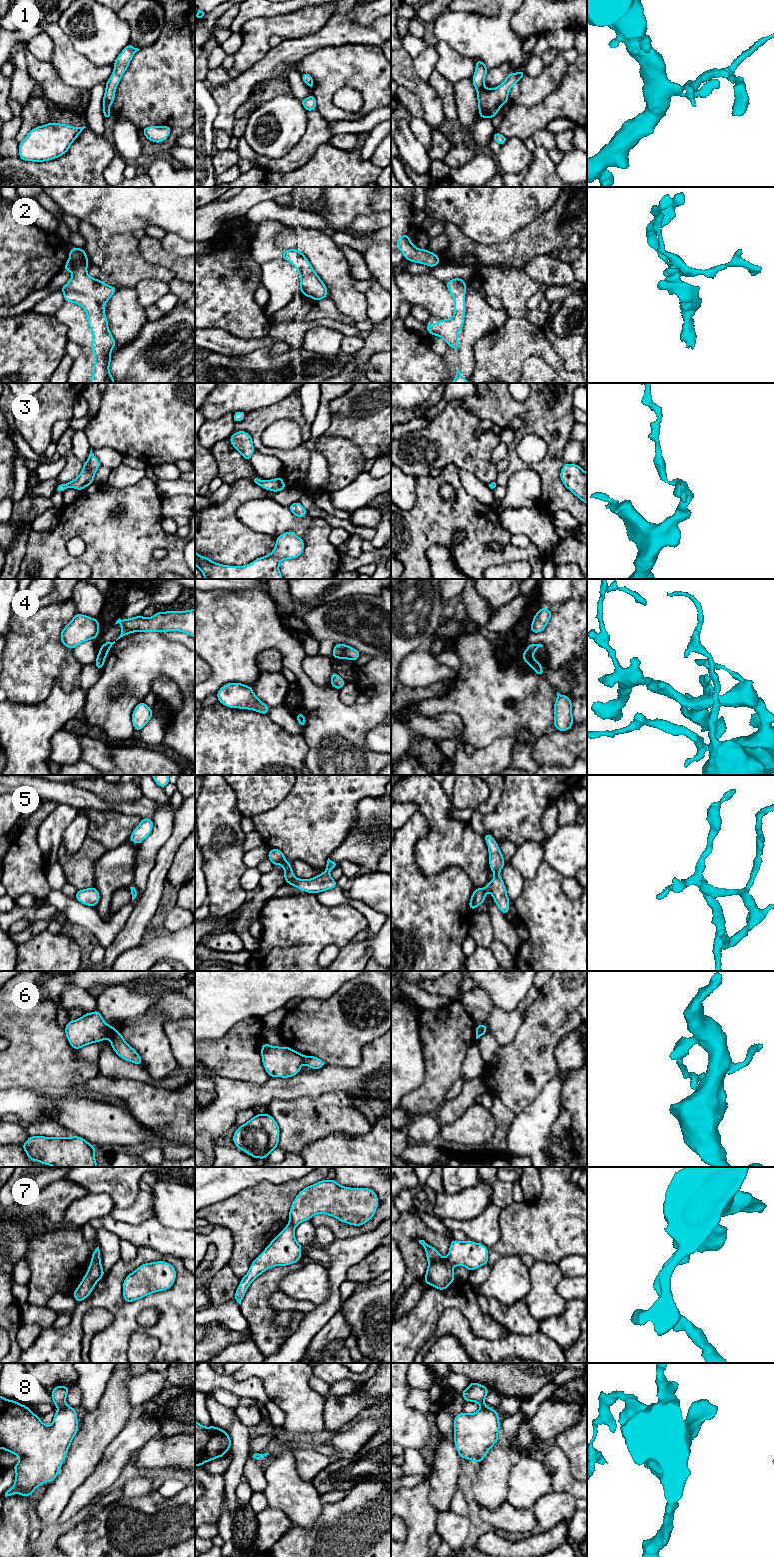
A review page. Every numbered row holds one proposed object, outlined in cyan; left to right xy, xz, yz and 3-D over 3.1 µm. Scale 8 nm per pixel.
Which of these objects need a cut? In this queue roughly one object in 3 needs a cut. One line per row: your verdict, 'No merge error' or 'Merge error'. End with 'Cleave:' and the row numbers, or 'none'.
1: No merge error
2: No merge error
3: No merge error
4: Merge error
5: No merge error
6: Merge error
7: Merge error
8: Merge error
Cleave: 4, 6, 7, 8

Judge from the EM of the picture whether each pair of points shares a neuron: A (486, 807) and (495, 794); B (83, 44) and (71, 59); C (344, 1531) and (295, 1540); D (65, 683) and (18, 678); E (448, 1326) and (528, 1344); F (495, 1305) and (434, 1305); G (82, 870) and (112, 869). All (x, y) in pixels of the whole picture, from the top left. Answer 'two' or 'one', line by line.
A: one
B: two
C: one
D: one
E: one
F: two
G: two

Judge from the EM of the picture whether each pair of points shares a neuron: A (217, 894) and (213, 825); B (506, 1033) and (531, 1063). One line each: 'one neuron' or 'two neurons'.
A: one neuron
B: two neurons

